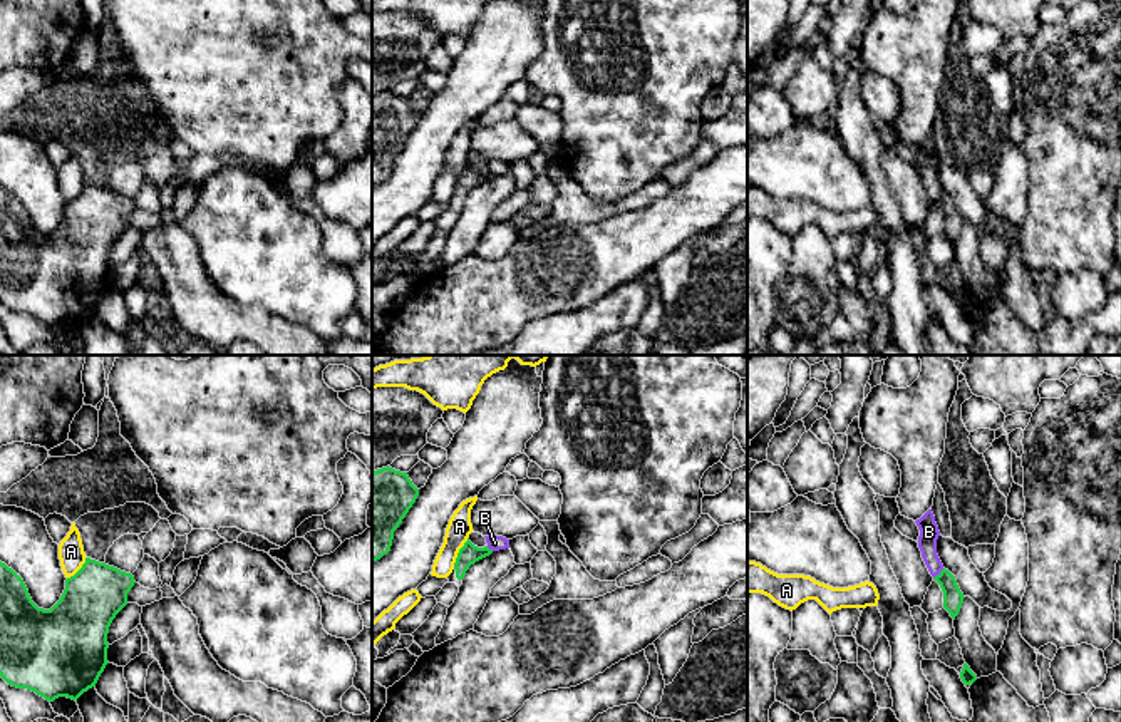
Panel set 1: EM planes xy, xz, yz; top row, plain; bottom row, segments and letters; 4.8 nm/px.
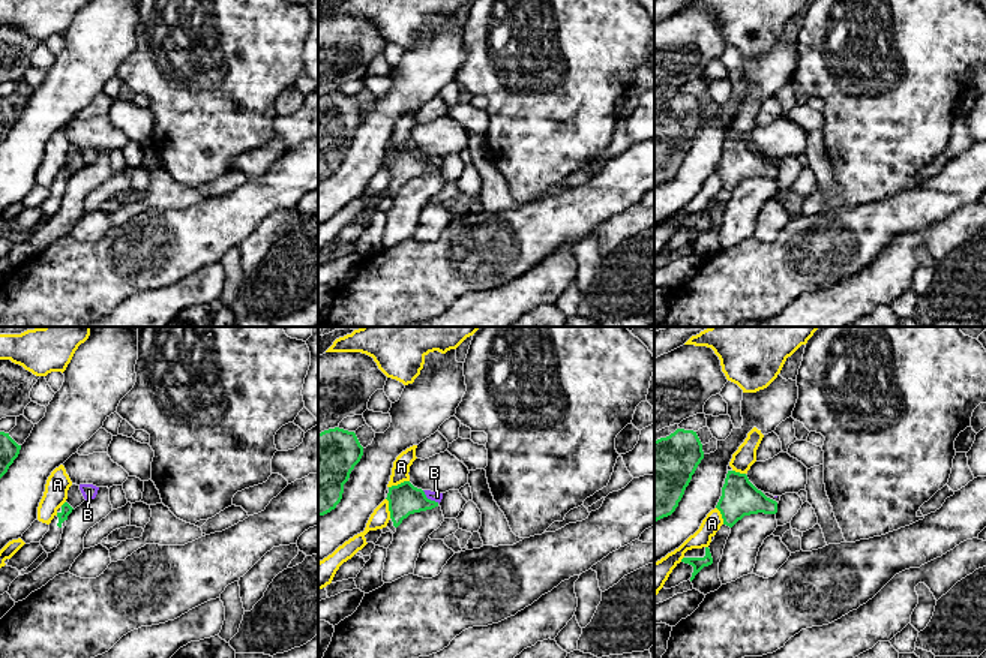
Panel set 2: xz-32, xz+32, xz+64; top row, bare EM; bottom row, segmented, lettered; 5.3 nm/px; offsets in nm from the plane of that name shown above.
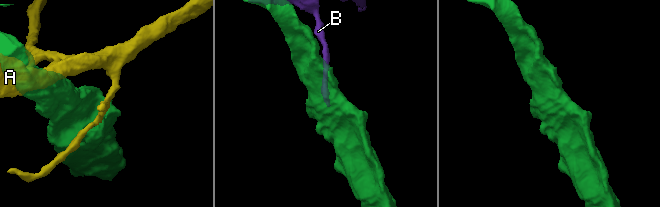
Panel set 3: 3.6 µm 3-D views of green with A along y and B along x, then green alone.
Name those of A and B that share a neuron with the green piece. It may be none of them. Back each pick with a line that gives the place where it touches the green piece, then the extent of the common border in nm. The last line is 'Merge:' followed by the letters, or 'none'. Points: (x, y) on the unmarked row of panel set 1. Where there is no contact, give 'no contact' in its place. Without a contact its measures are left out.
Merge: none

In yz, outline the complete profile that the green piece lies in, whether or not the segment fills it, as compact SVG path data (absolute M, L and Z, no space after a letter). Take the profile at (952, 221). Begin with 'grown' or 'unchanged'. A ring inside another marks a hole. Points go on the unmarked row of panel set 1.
unchanged; M943 193L933 204L940 209L943 216L943 233L955 245L965 223L957 209L955 201Z

